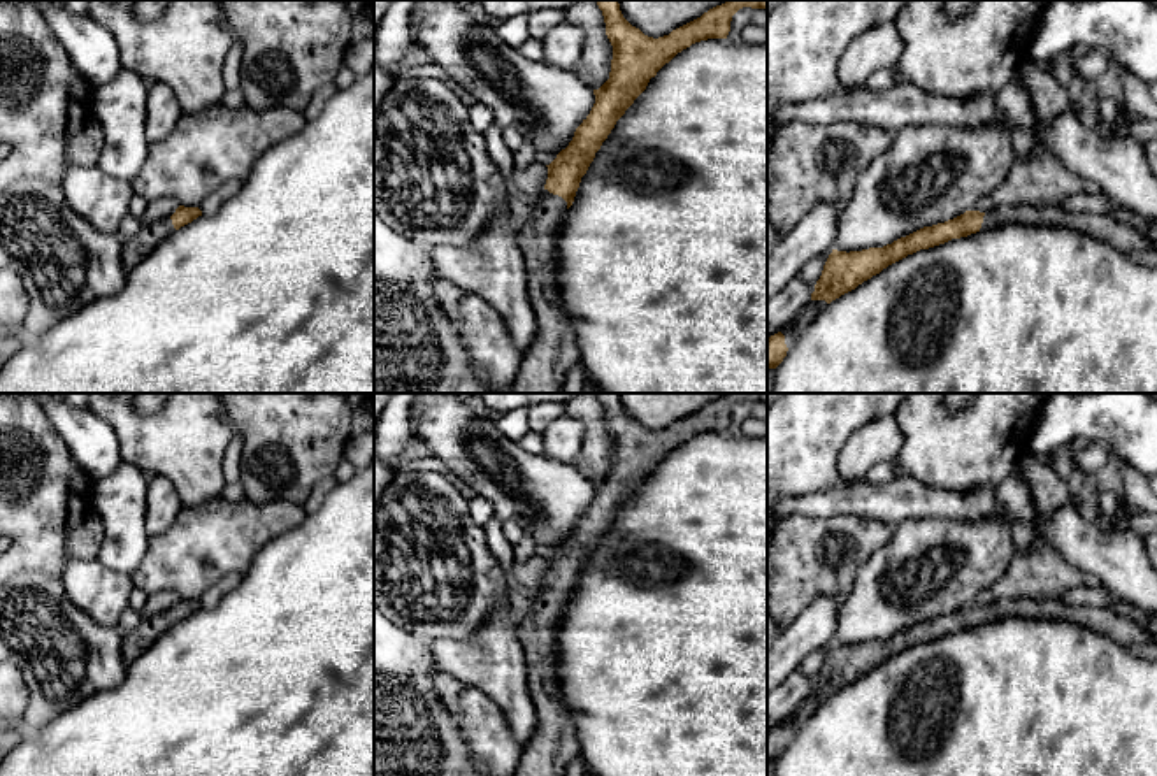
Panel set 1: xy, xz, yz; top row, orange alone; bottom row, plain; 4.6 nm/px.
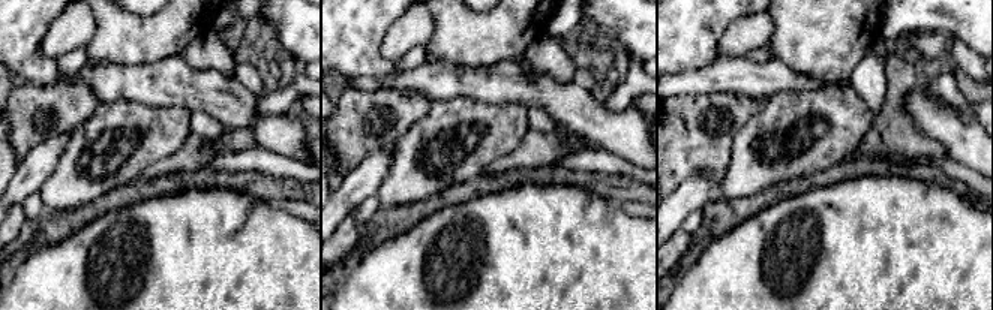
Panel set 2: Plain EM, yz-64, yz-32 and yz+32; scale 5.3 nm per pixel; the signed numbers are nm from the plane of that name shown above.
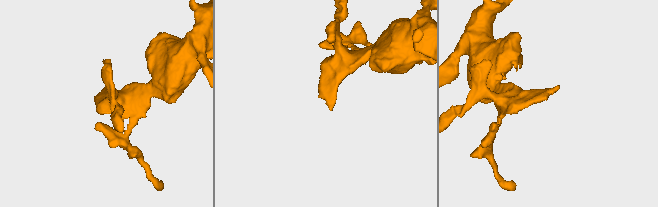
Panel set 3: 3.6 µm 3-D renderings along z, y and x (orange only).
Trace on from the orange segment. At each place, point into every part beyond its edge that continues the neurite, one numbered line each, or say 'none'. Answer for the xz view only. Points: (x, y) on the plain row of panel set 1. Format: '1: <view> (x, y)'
1: xz (553, 747)

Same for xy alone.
1: xy (134, 643)

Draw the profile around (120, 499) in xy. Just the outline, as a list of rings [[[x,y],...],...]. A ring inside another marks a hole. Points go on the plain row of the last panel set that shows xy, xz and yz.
[[[126,462],[114,474],[93,479],[91,507],[104,527],[98,558],[111,571],[132,576],[146,557],[146,495],[147,476]]]

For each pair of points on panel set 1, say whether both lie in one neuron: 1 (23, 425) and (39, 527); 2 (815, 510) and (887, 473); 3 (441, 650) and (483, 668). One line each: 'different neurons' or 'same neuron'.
1: same neuron
2: different neurons
3: same neuron

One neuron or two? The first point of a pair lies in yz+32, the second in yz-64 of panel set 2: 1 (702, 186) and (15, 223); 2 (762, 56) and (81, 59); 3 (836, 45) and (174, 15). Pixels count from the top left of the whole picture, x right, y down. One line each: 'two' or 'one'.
1: two
2: one
3: one

